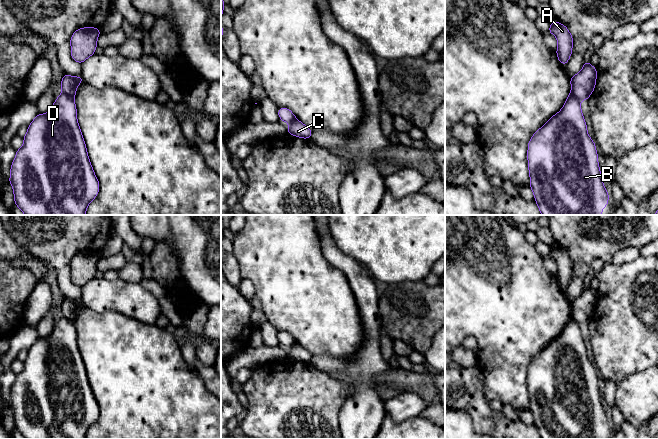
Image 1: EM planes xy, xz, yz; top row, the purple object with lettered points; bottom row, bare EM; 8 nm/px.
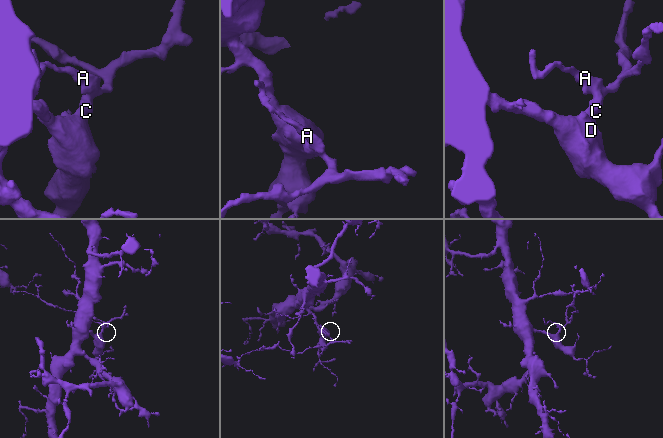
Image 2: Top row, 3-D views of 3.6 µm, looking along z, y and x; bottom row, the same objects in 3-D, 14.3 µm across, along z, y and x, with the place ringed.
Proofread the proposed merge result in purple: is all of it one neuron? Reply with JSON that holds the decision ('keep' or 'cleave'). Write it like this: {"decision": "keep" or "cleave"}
{"decision": "cleave"}

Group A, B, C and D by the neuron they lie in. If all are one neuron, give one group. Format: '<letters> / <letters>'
A C / B D

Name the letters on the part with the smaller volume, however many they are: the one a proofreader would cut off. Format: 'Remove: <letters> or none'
Remove: A, C

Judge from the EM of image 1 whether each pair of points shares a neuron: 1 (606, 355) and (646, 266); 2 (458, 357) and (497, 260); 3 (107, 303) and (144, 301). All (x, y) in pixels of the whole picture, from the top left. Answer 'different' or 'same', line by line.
1: same
2: different
3: same

